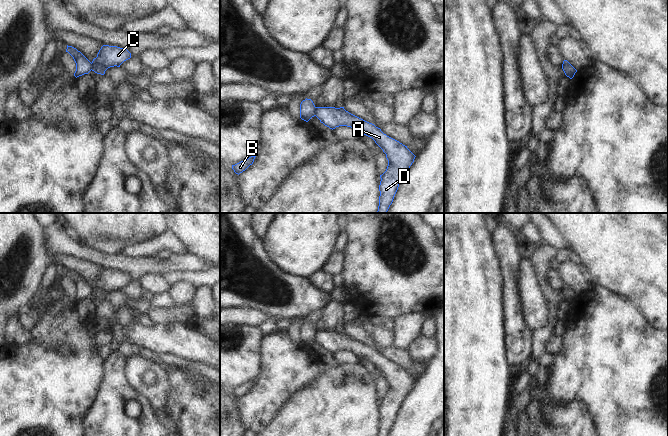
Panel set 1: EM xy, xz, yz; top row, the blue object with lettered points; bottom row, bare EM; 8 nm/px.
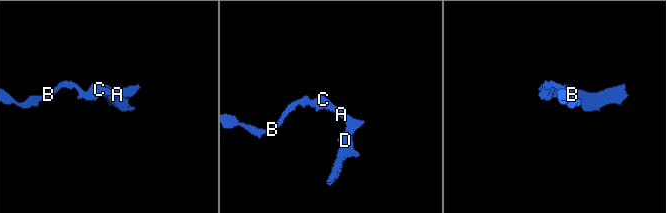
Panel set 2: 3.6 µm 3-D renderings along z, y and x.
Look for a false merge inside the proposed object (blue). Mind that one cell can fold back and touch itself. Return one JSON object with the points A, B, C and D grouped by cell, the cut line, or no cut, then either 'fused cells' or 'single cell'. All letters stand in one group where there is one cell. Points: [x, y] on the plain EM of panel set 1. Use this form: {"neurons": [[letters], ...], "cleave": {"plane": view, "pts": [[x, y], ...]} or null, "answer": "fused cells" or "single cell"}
{"neurons": [["A", "C", "D"], ["B"]], "cleave": {"plane": "xz", "pts": [[316, 331], [313, 339]]}, "answer": "fused cells"}

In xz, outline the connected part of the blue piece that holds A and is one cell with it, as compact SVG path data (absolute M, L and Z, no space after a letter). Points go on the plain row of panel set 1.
M316 331L314 336L321 347L330 353L347 350L372 362L388 384L386 395L380 399L379 430L377 436L387 436L393 426L401 403L414 386L415 379L399 365L384 358L380 352L346 335L344 331Z

